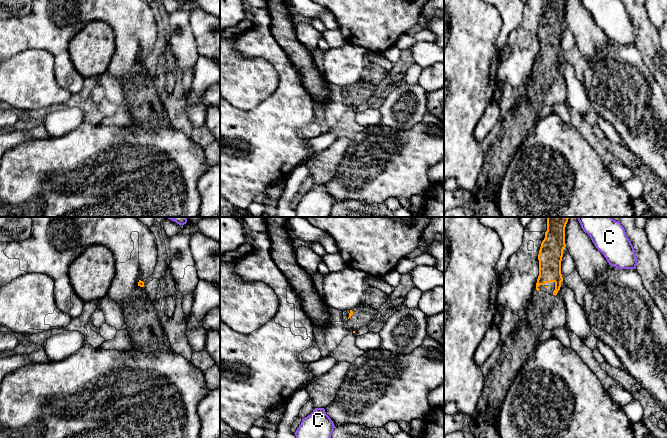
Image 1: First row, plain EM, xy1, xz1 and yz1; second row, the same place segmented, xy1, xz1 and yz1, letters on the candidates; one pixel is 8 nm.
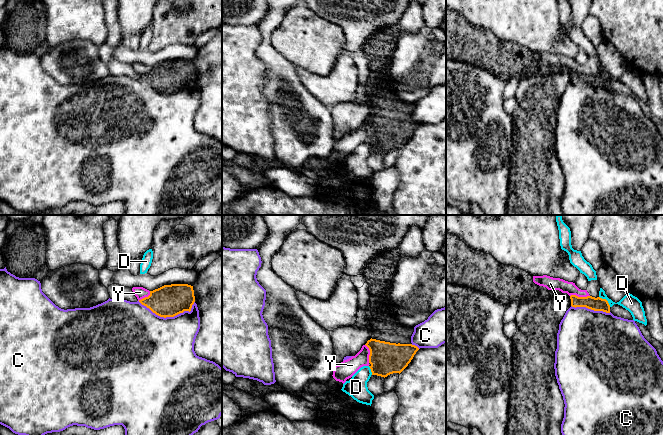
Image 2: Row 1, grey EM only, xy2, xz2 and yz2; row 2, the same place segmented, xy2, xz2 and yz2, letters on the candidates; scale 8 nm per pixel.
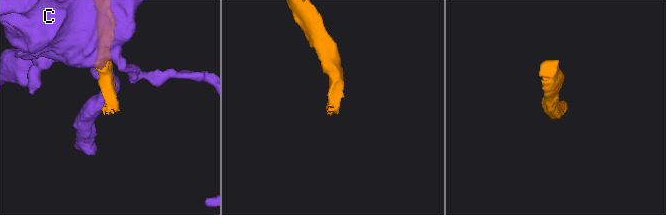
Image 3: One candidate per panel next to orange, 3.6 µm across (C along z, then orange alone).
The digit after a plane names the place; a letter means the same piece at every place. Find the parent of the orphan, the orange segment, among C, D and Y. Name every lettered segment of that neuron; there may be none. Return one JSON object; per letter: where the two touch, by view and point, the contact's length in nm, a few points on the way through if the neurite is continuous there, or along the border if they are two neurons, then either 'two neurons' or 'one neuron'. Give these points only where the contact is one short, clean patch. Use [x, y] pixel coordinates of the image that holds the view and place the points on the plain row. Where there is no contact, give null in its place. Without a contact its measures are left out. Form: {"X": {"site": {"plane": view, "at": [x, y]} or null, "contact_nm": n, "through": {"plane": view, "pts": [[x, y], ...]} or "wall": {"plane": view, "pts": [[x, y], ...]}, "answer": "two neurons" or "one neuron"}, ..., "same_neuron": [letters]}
{"C": {"site": {"plane": "xy2", "at": [168, 92]}, "contact_nm": 460, "answer": "two neurons"}, "D": {"site": {"plane": "yz2", "at": [606, 76]}, "contact_nm": 130, "wall": {"plane": "yz2", "pts": [[599, 72], [604, 74], [610, 82]]}, "answer": "two neurons"}, "Y": {"site": {"plane": "yz2", "at": [580, 73]}, "contact_nm": 160, "wall": {"plane": "yz2", "pts": [[570, 71], [589, 72]]}, "answer": "two neurons"}, "same_neuron": []}

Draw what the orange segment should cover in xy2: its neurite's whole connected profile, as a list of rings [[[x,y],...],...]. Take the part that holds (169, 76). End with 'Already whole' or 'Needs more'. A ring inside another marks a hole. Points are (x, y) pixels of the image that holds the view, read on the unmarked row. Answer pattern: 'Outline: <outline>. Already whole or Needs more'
Outline: [[[188,60],[164,61],[150,67],[150,71],[139,78],[160,93],[174,93],[191,87],[195,78],[193,62]]]. Already whole

